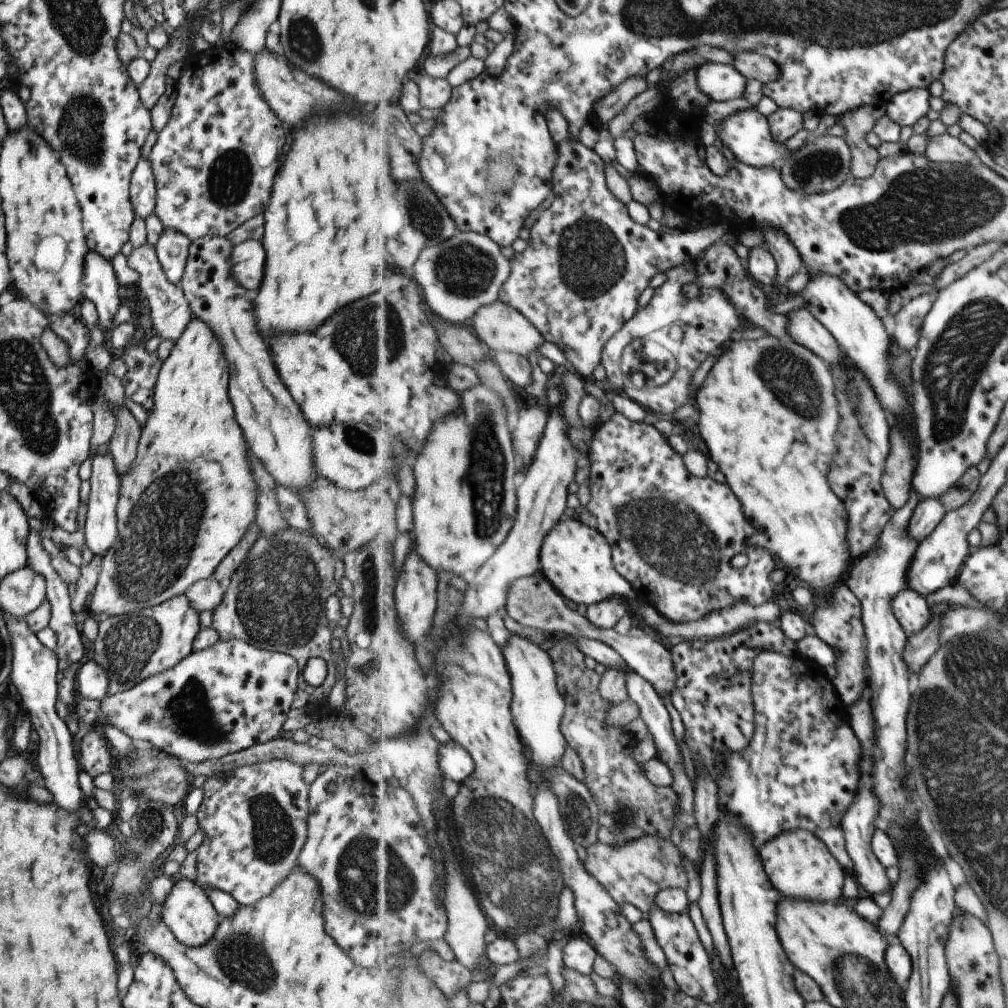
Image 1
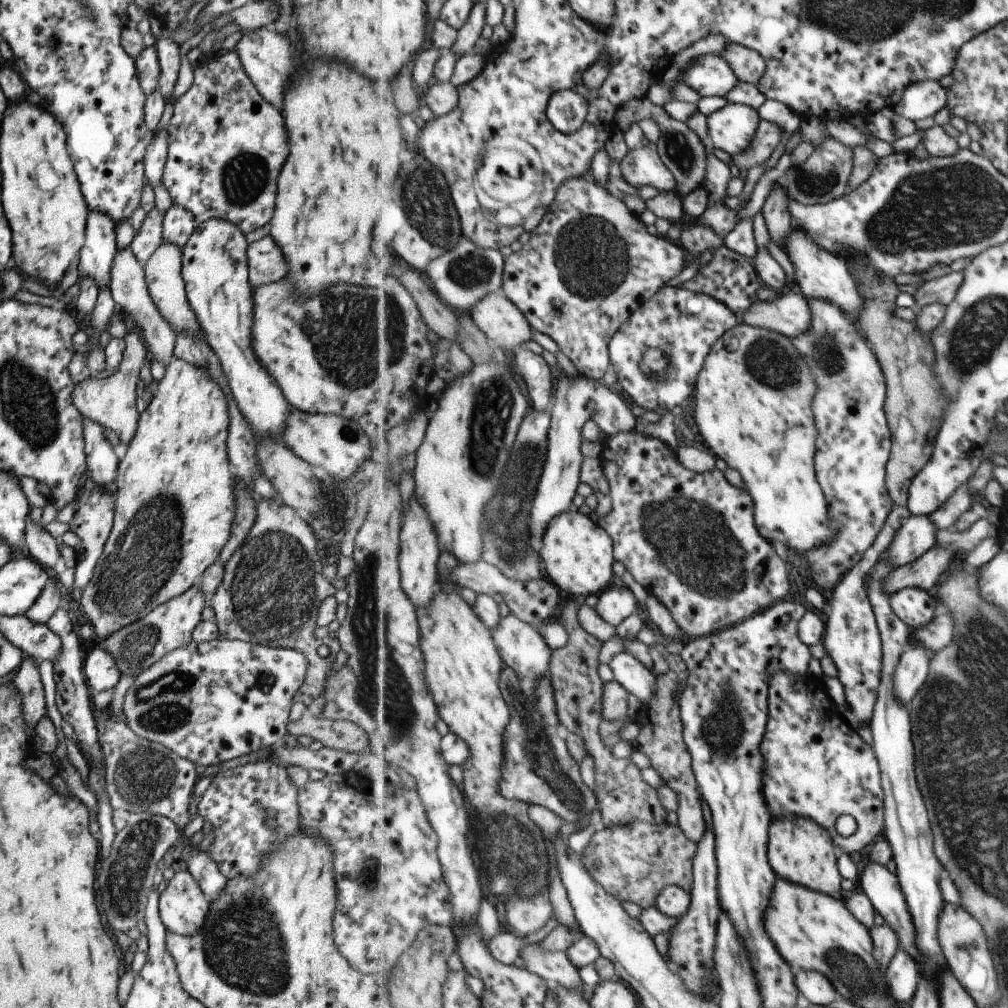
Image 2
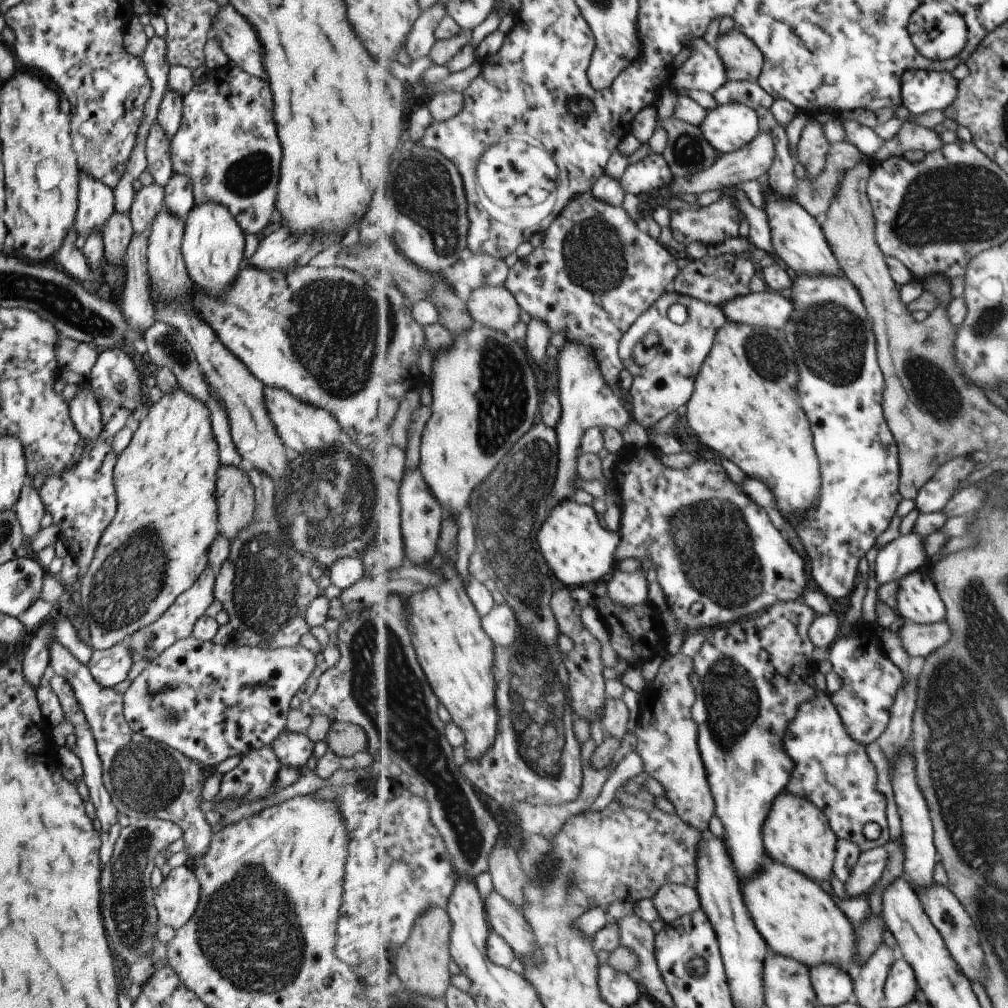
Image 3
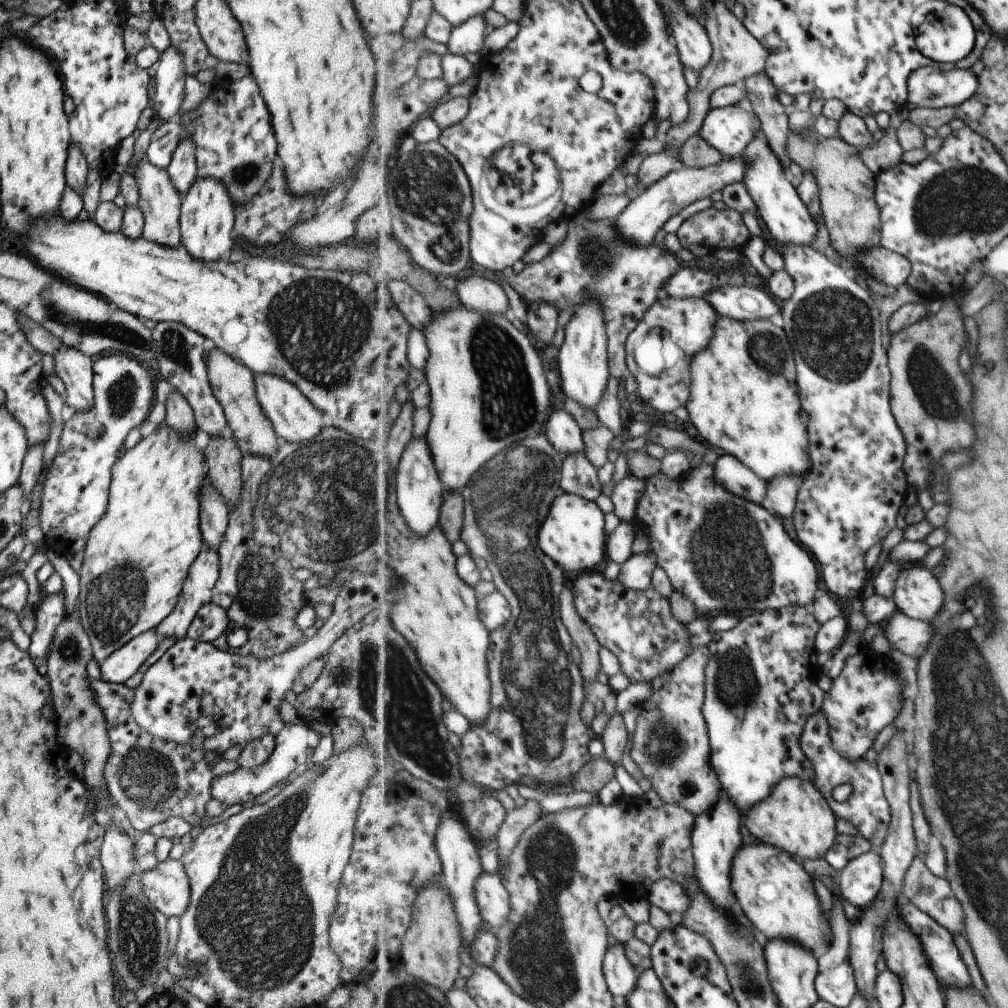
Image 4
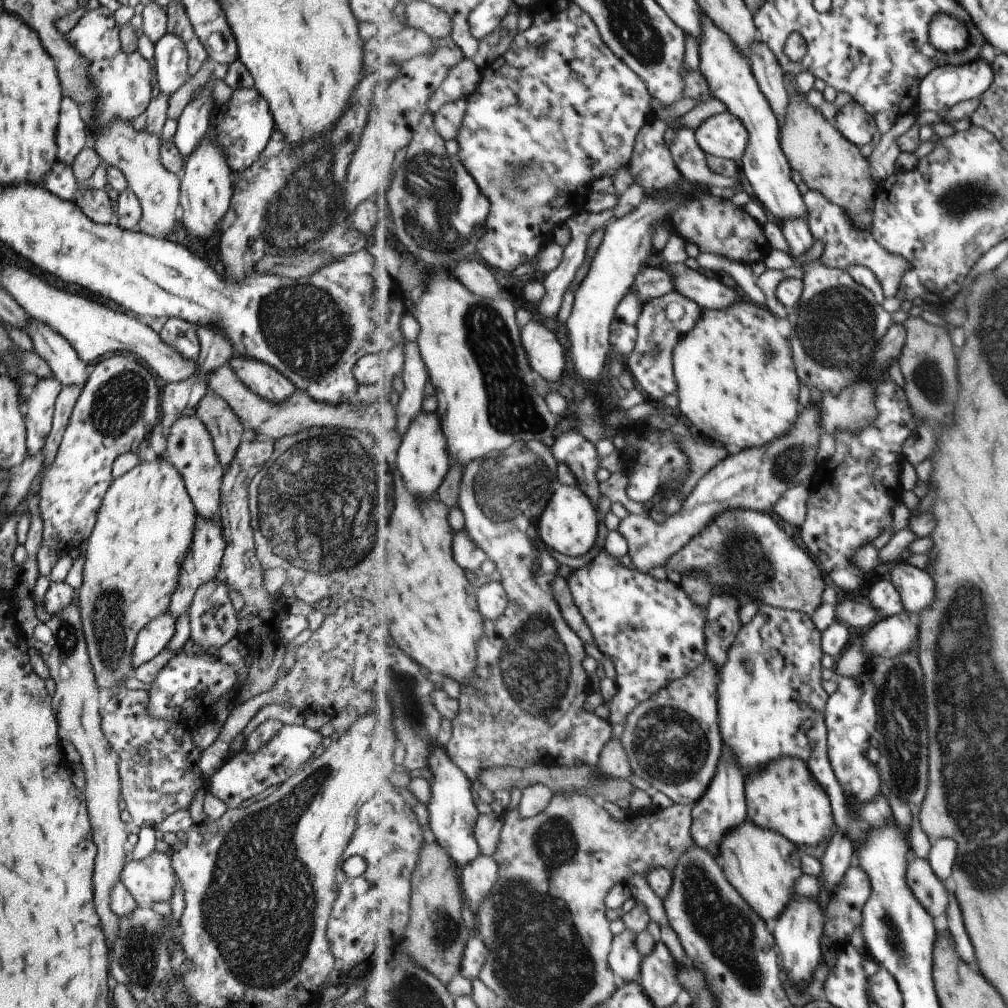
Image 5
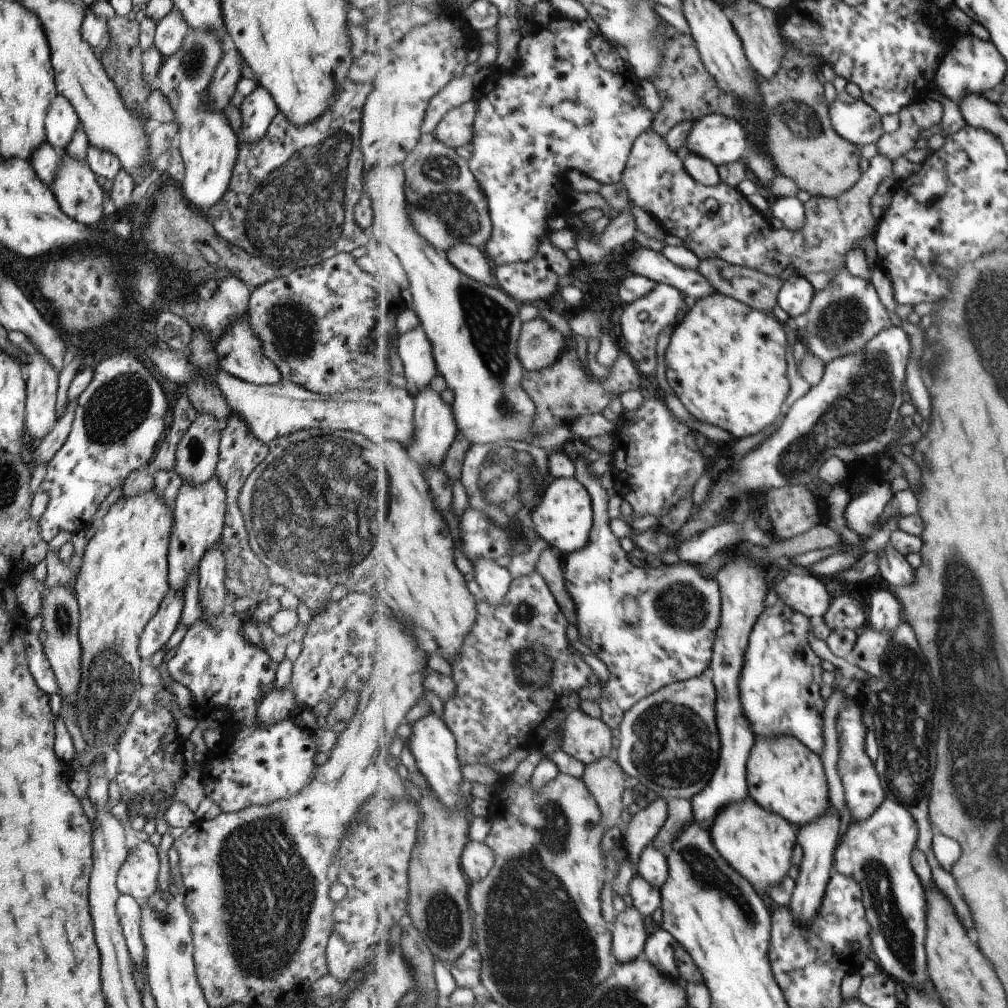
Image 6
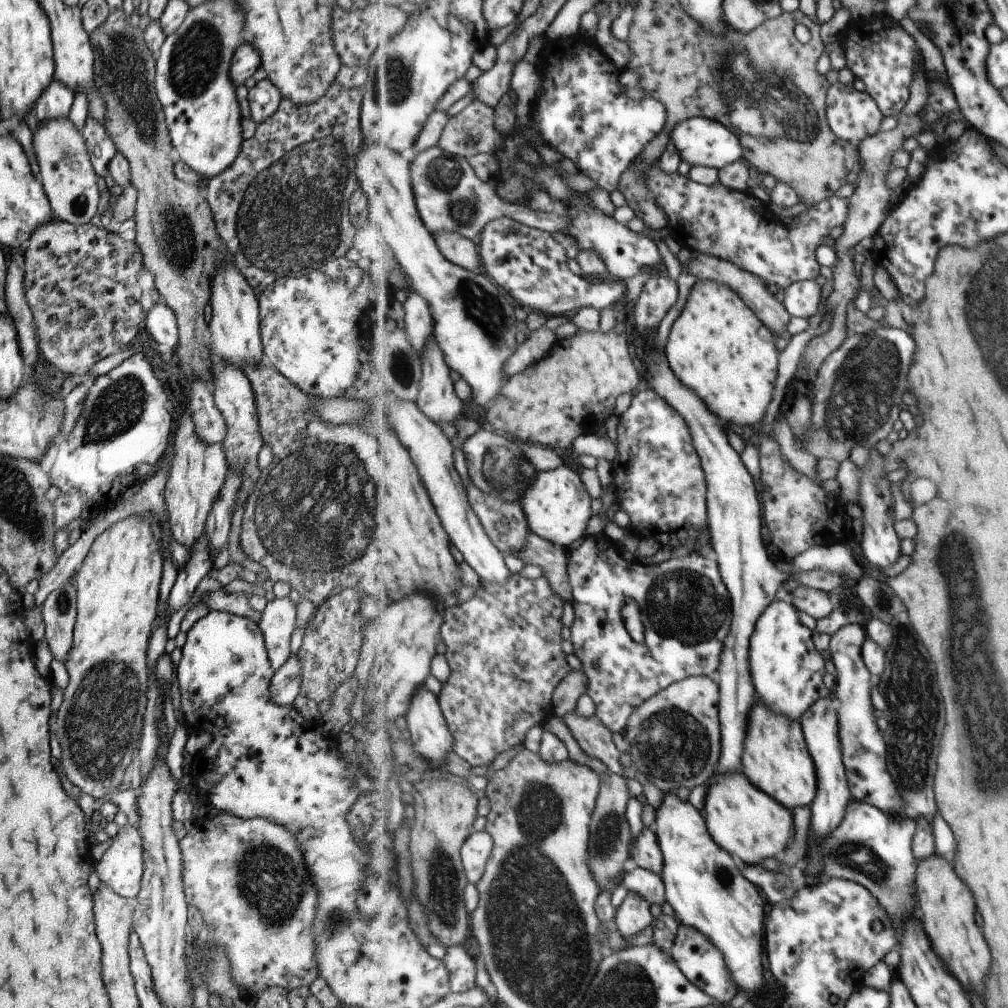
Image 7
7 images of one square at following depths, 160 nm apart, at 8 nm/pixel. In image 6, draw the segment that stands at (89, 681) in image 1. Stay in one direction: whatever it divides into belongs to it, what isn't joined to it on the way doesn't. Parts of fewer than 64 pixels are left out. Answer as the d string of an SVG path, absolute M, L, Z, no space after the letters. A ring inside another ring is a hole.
M166 589L158 604L158 609L145 624L138 638L138 655L142 662L149 662L151 656L166 645L167 640L180 622L182 600L181 591Z

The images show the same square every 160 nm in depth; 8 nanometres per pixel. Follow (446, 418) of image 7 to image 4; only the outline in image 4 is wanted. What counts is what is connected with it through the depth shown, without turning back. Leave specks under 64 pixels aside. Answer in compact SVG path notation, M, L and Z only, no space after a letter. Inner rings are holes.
M415 437L409 441L401 457L398 472L395 474L397 483L398 505L407 524L418 534L426 535L440 522L442 506L447 489L444 487L434 456L425 437Z

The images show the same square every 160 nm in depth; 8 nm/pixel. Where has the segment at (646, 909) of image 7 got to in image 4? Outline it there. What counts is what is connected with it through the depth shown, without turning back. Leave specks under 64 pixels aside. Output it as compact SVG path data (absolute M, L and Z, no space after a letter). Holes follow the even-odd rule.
M616 942L608 948L604 960L604 973L609 988L617 998L627 999L639 983L639 970L626 953L626 944Z

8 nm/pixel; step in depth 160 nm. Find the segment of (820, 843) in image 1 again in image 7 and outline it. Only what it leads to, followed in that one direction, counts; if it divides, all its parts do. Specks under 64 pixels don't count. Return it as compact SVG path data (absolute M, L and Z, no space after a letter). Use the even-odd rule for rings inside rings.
M756 702L753 706L753 712L749 716L749 730L747 730L747 742L745 742L745 776L757 786L761 784L761 790L769 796L777 798L787 808L793 810L801 806L811 806L817 798L819 792L820 777L817 774L817 764L809 752L808 741L804 736L804 728L801 722L793 722L785 714L777 714L771 708L767 708L763 702Z

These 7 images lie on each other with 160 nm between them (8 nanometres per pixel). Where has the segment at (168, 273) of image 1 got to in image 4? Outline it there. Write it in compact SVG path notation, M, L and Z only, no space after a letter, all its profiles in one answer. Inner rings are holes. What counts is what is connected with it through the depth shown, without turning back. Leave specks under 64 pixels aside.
M183 137L178 141L175 150L172 152L170 163L165 169L170 181L181 196L196 176L194 144L189 137Z

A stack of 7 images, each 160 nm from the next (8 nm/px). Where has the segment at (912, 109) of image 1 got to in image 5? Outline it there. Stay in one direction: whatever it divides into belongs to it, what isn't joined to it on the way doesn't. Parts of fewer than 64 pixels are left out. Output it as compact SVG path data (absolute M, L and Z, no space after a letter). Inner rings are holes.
M983 59L969 61L962 65L948 64L932 70L920 84L920 103L917 111L947 112L961 101L981 98L983 93L993 84L995 73L992 63Z

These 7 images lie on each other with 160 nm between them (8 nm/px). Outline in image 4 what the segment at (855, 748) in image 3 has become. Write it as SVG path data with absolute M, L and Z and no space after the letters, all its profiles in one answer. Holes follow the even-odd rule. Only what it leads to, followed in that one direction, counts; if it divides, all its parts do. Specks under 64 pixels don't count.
M821 710L808 720L802 737L802 750L813 761L816 768L816 778L812 781L821 789L825 798L829 801L838 819L847 819L852 822L858 831L879 850L888 838L888 832L892 828L892 805L884 793L884 777L878 764L867 760L853 761L845 758L837 752L830 735L830 724L825 713ZM852 784L853 790L846 801L837 802L833 798L833 792L837 786Z

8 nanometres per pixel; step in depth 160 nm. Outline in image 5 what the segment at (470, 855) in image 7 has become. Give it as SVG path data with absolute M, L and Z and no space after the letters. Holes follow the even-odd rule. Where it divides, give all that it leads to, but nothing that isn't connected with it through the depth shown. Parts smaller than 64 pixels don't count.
M481 853L474 861L462 868L462 879L470 908L477 917L481 903L489 896L499 878L499 863L494 857Z

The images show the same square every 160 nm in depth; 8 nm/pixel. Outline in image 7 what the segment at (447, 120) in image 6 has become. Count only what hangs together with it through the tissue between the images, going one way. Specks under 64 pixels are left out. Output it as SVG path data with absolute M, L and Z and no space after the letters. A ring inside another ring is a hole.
M475 99L445 126L439 147L463 157L499 152L505 135L495 128L495 110Z

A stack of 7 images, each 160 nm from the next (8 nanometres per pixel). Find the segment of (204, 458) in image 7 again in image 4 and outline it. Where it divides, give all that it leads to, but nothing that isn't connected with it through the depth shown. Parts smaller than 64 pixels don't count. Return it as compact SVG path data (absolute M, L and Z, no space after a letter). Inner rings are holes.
M202 542L202 547L199 549L195 560L189 567L187 578L182 582L182 591L178 596L177 602L173 610L155 627L159 638L169 637L172 641L182 639L186 636L190 620L197 612L197 609L206 602L211 600L212 588L218 577L218 556L217 551L208 547Z

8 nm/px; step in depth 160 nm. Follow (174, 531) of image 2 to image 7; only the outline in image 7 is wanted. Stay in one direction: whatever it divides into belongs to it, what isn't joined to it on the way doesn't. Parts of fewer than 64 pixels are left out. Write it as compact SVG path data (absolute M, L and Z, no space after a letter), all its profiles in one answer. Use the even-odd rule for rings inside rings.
M129 516L121 522L115 522L112 526L109 526L106 530L103 530L89 548L87 555L83 558L79 569L74 573L75 579L75 604L76 604L76 620L72 632L72 644L69 648L69 654L65 658L65 670L69 677L67 686L63 688L63 700L61 700L61 706L59 710L55 712L55 722L57 722L57 728L53 728L53 734L59 742L59 748L61 748L61 768L65 772L65 778L79 788L83 794L93 797L96 803L107 799L111 794L118 792L117 786L121 784L127 778L127 772L130 768L130 763L137 754L138 741L141 735L141 726L143 714L145 713L146 706L146 694L148 691L148 681L146 680L147 667L146 667L146 650L148 641L152 635L151 624L157 620L158 612L158 590L162 569L163 557L159 551L160 546L155 541L155 536L151 532L147 518L139 516Z

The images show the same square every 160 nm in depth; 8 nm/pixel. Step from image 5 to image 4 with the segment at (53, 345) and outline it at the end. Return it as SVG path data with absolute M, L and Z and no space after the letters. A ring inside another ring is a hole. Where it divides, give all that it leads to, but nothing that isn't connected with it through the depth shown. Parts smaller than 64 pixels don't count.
M61 345L53 354L54 373L64 385L64 403L77 412L92 403L92 363L81 351Z

